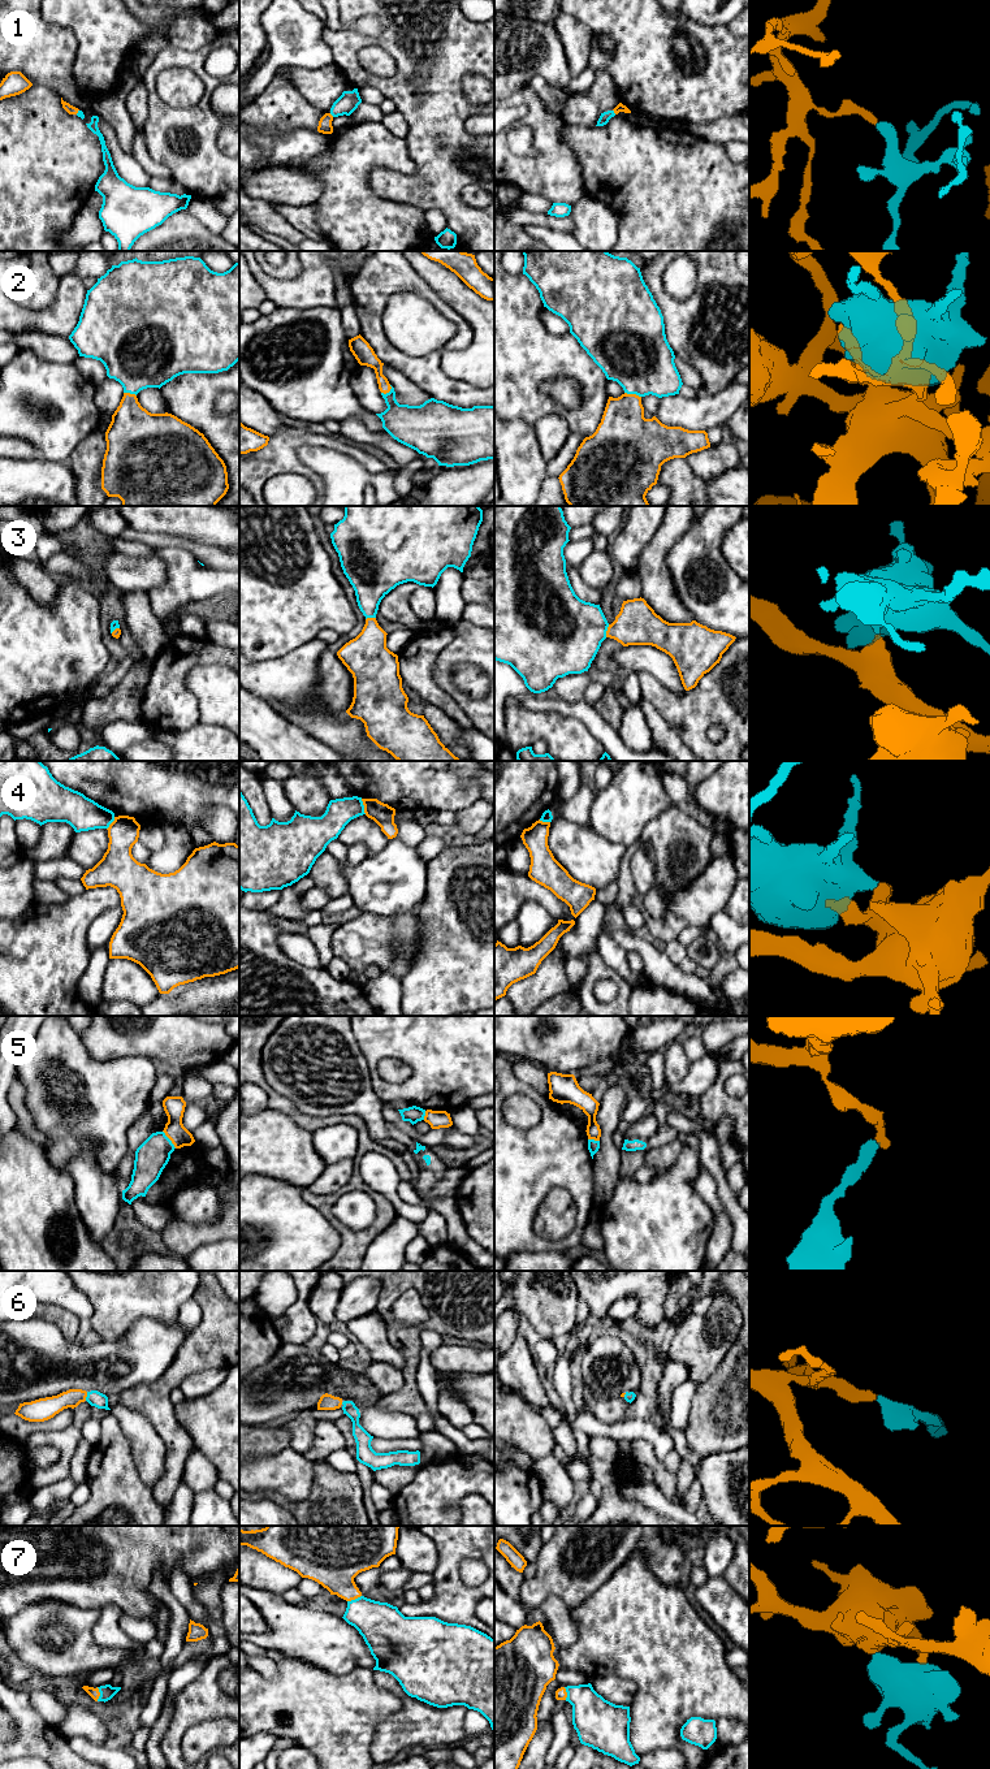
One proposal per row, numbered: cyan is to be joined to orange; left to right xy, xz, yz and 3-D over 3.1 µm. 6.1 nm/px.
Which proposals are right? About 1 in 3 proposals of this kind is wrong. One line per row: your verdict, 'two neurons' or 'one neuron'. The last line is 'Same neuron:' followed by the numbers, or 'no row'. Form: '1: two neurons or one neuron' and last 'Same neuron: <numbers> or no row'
1: one neuron
2: one neuron
3: one neuron
4: two neurons
5: two neurons
6: one neuron
7: one neuron
Same neuron: 1, 2, 3, 6, 7

